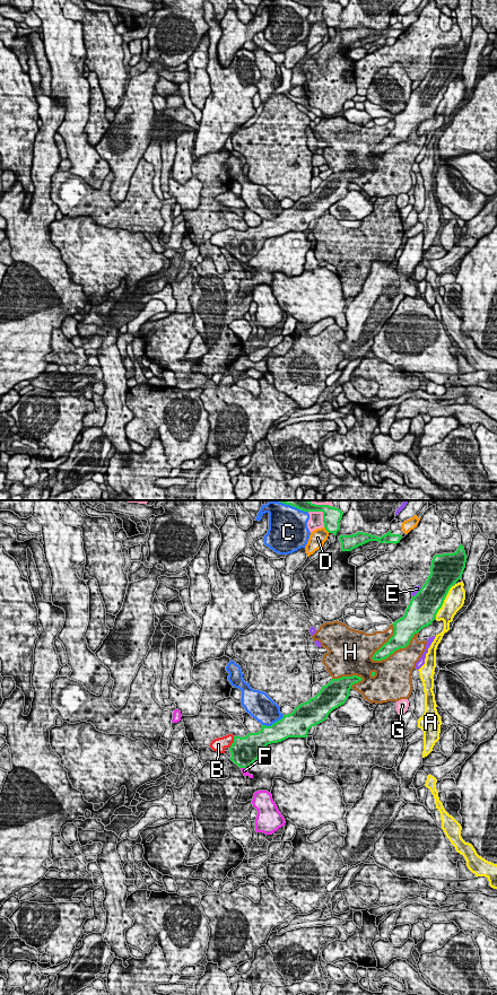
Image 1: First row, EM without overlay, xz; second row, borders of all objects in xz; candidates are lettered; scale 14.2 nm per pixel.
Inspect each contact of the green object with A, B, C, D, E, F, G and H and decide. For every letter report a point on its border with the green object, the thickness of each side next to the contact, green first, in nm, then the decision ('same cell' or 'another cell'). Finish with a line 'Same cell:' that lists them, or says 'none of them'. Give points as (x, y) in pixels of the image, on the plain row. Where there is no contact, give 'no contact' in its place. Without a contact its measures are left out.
A: xz (443, 95) | 400/280 nm | another cell
B: xz (232, 237) | 400/190 nm | same cell
C: xz (273, 217) | 340/360 nm | another cell
D: xz (327, 24) | 260/240 nm | another cell
E: xz (418, 86) | 420/90 nm | another cell
F: xz (244, 261) | 400/70 nm | another cell
G: xz (323, 7) | 260/200 nm | another cell
H: xz (397, 143) | 260/400 nm | another cell
Same cell: B

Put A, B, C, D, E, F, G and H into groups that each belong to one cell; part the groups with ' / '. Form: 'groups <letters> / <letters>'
groups A / B / C / D / E / F / G / H

